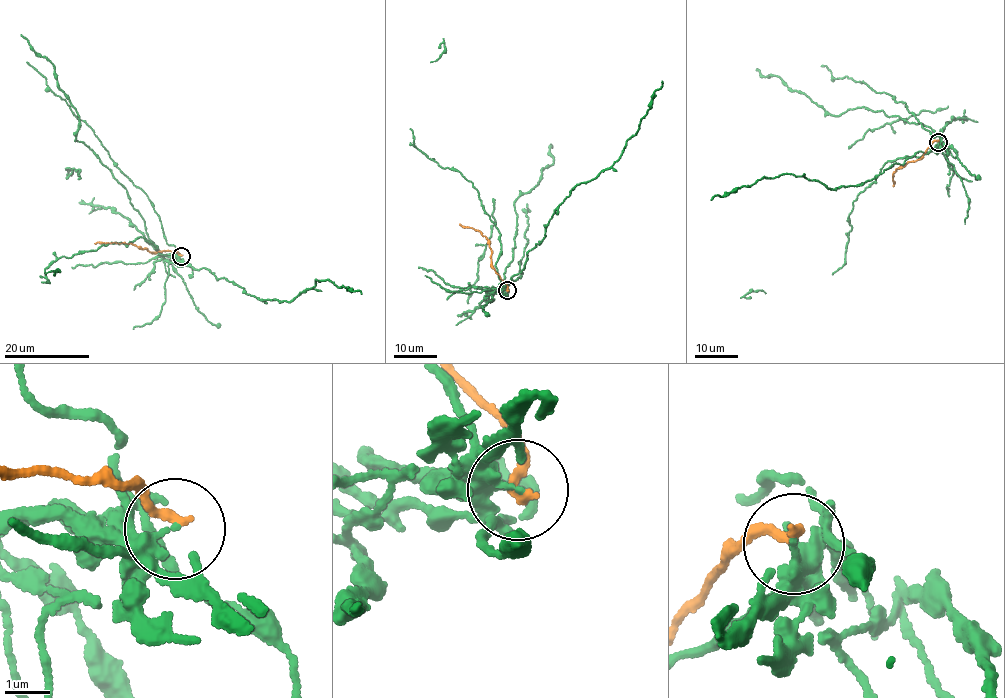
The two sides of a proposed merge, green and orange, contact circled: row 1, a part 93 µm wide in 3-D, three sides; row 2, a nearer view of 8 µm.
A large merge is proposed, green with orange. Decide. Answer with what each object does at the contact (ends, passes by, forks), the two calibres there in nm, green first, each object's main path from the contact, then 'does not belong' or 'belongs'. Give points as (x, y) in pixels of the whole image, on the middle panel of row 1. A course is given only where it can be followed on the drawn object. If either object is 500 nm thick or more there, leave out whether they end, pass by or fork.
green ends | orange ends | 280/200 nm | green via (507, 290), (571, 190), (611, 168), (636, 135), (662, 81) | orange via (507, 290), (506, 284), (493, 267), (488, 240), (473, 228), (459, 224) | does not belong

